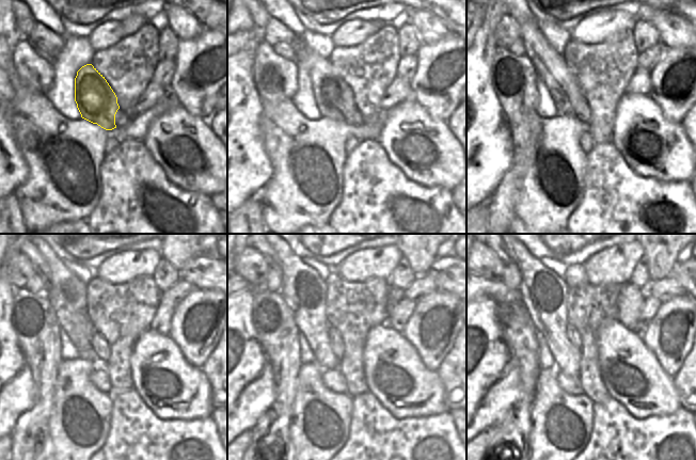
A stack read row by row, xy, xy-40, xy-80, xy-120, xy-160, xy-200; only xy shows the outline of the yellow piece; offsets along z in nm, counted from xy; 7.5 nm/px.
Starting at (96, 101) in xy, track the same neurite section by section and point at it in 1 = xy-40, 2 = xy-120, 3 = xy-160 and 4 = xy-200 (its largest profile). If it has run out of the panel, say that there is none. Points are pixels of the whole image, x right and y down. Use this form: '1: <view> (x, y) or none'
1: xy-40 (334, 97)
2: xy-120 (41, 265)
3: xy-160 (270, 255)
4: xy-200 (504, 255)

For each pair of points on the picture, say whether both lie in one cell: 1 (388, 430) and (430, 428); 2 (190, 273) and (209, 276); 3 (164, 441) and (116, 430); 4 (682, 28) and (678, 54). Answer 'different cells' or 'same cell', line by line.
1: same cell
2: same cell
3: same cell
4: different cells

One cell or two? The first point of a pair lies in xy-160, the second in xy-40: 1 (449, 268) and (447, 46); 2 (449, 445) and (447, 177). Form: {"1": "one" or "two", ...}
{"1": "two", "2": "two"}

